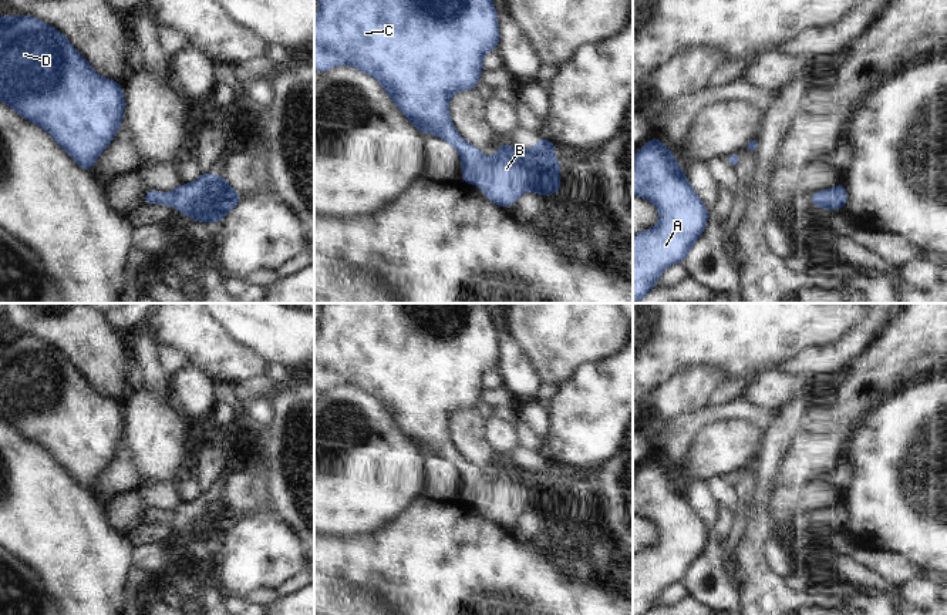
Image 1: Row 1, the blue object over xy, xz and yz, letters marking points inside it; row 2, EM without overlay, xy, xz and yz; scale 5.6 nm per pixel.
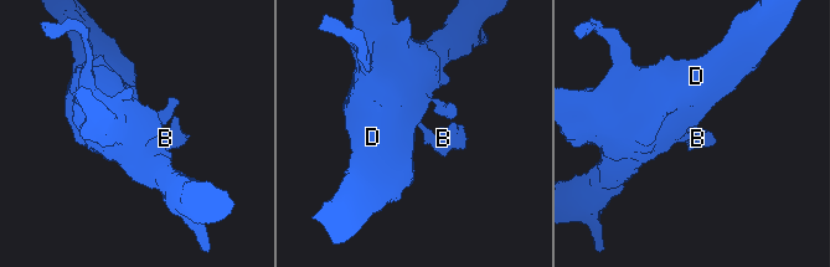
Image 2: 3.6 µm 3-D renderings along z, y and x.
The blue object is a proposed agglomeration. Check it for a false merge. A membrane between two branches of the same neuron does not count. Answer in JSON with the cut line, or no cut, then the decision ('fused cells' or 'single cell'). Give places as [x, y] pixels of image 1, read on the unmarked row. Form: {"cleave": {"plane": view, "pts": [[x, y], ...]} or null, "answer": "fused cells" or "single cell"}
{"cleave": null, "answer": "single cell"}

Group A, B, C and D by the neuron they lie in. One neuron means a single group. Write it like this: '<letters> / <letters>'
A B C D

